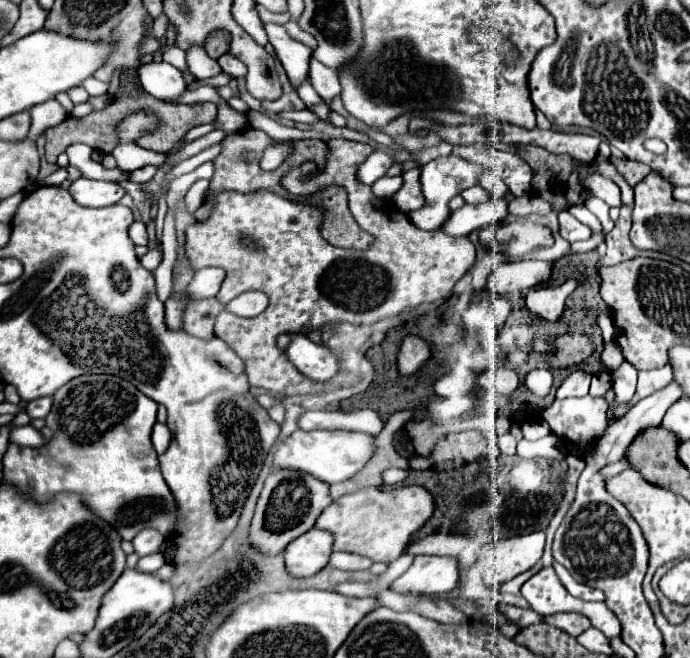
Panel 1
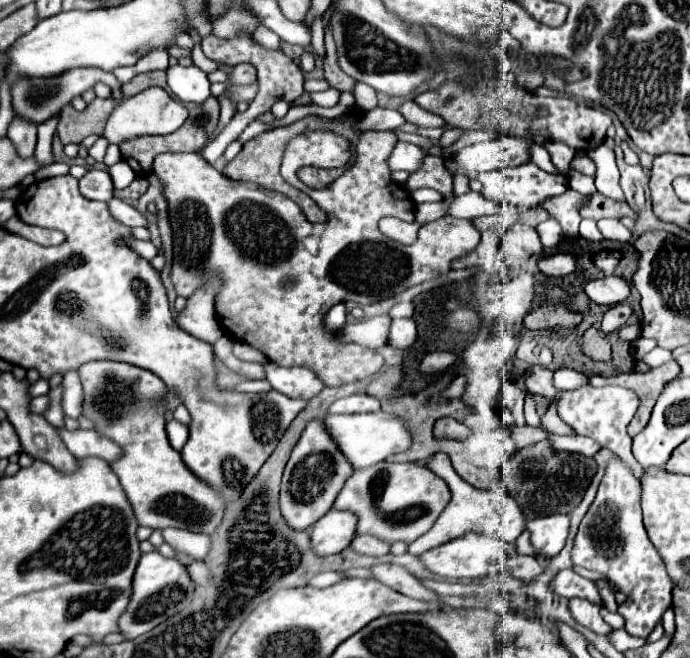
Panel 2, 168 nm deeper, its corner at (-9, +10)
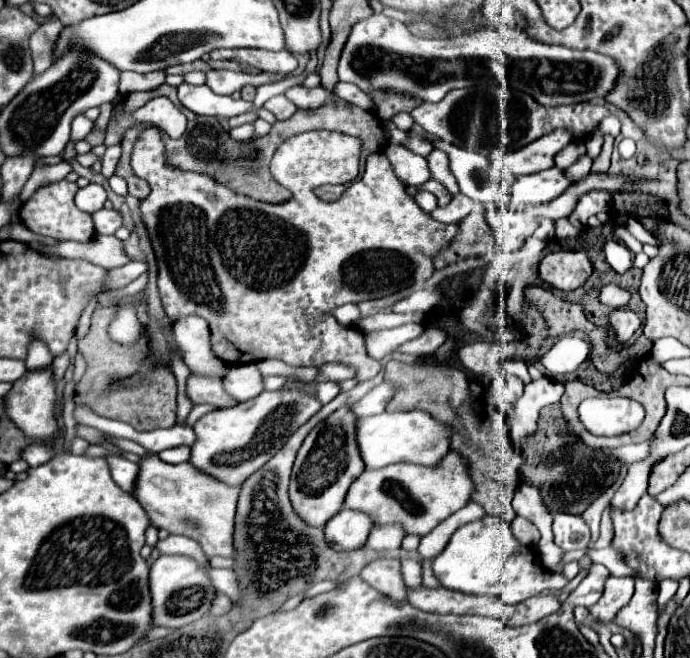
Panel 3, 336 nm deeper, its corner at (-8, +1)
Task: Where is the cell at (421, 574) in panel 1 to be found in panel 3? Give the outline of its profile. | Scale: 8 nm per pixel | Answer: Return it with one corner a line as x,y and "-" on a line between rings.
486,516
480,522
470,522
456,530
446,550
432,560
434,576
448,590
464,594
490,594
502,598
506,604
518,604
536,596
546,588
562,590
568,580
562,574
554,574
548,568
540,568
536,550
522,546
510,532
510,524
496,516

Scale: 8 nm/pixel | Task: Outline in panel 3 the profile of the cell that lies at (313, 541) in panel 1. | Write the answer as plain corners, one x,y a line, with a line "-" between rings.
340,510
324,528
326,544
334,552
352,552
366,544
372,520
356,510

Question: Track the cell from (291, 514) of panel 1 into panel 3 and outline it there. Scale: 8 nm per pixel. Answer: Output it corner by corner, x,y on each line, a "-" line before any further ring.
340,408
314,428
298,450
288,494
292,508
308,526
324,526
338,514
350,484
364,472
364,462
356,450
354,422
354,414
348,408

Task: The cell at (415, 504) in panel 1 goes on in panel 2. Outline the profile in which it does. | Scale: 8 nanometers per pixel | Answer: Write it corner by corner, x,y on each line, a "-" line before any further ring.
381,461
367,469
357,469
343,485
335,509
351,511
359,517
359,535
375,535
383,541
413,543
417,537
427,533
437,521
441,511
447,507
451,491
447,483
431,473
427,467
417,463
389,463

